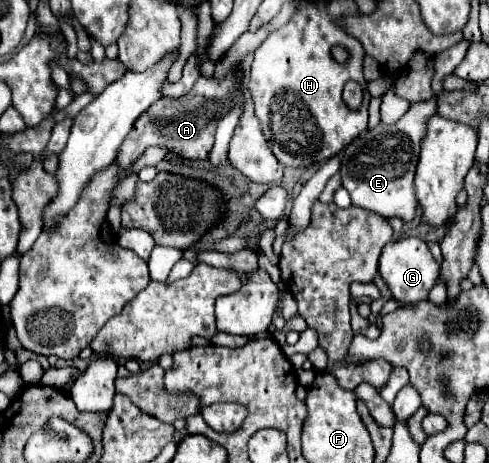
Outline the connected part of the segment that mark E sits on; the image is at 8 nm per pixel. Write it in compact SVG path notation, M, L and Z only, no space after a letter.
M435 97L427 103L415 103L411 109L391 125L379 123L365 135L355 139L341 155L341 181L349 191L353 205L369 209L381 217L399 217L403 223L413 221L417 201L413 195L413 177L419 161L423 137L427 135L427 121L437 111Z

